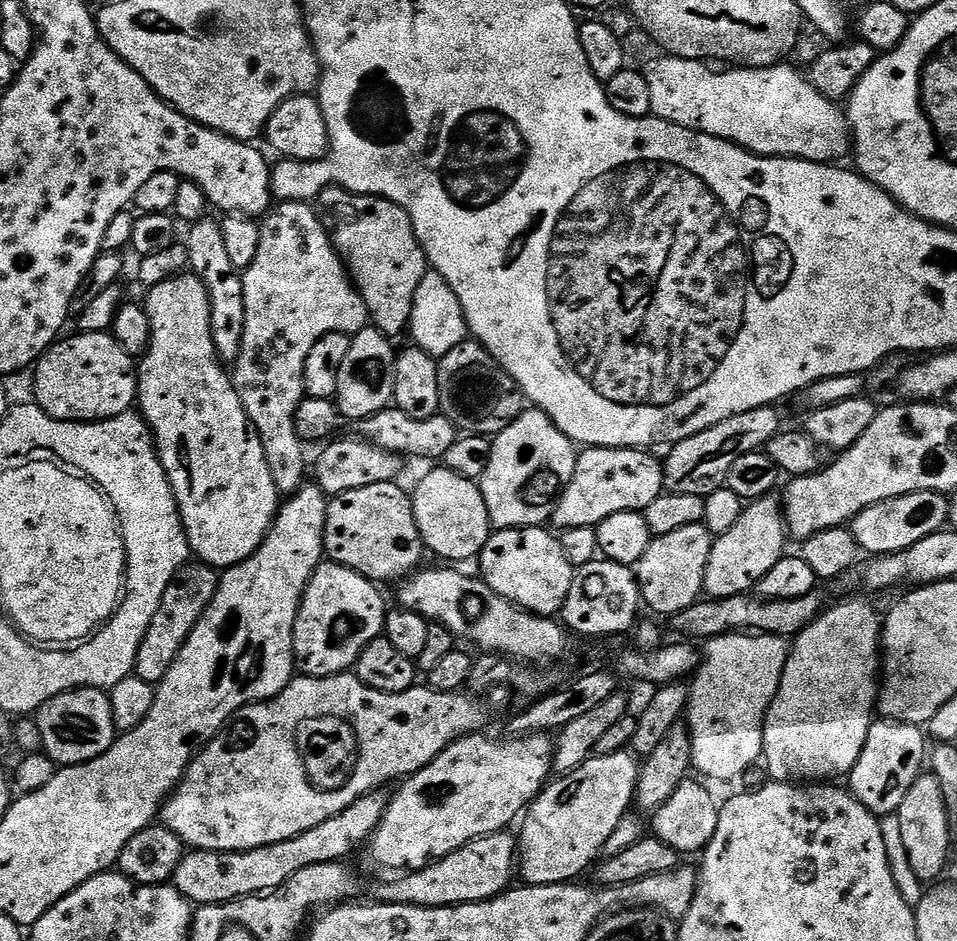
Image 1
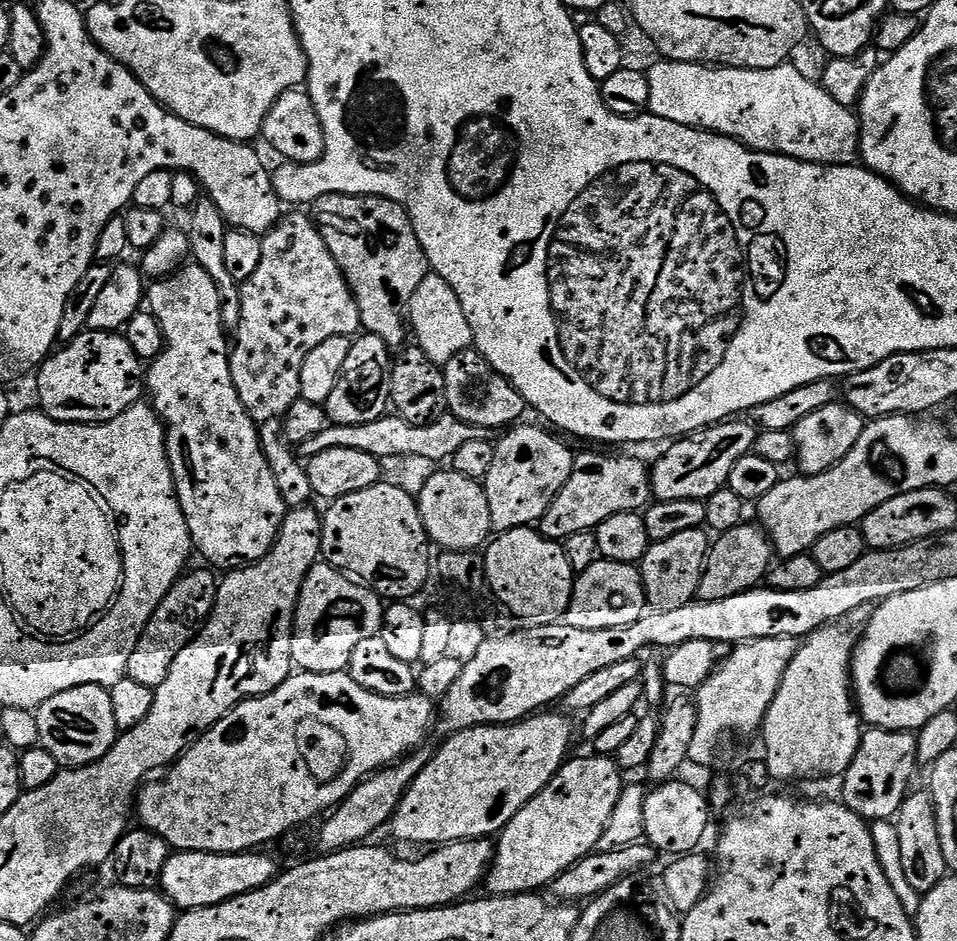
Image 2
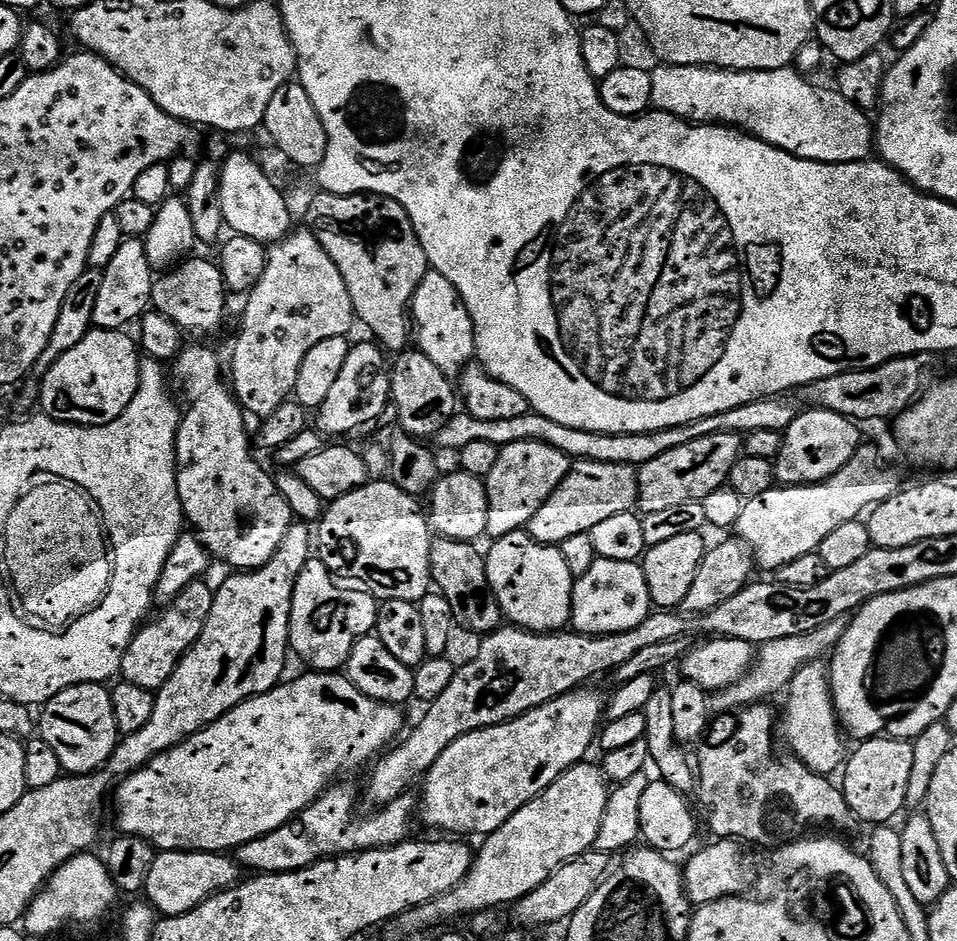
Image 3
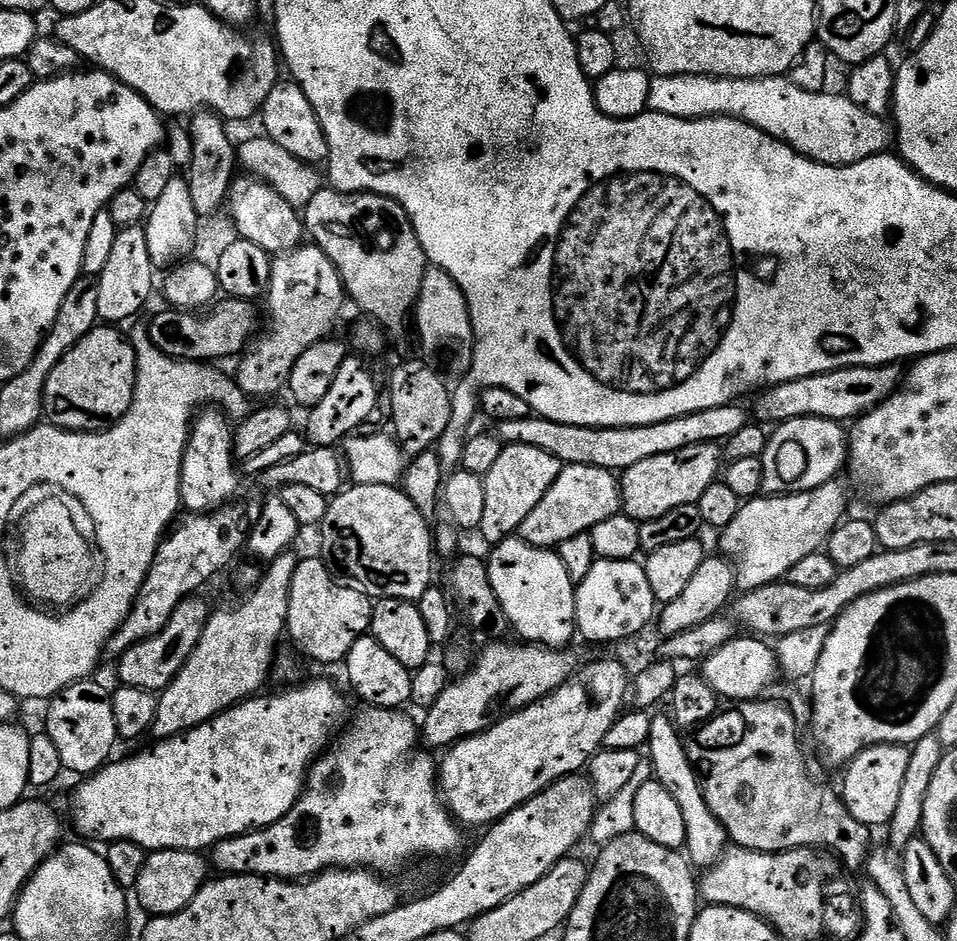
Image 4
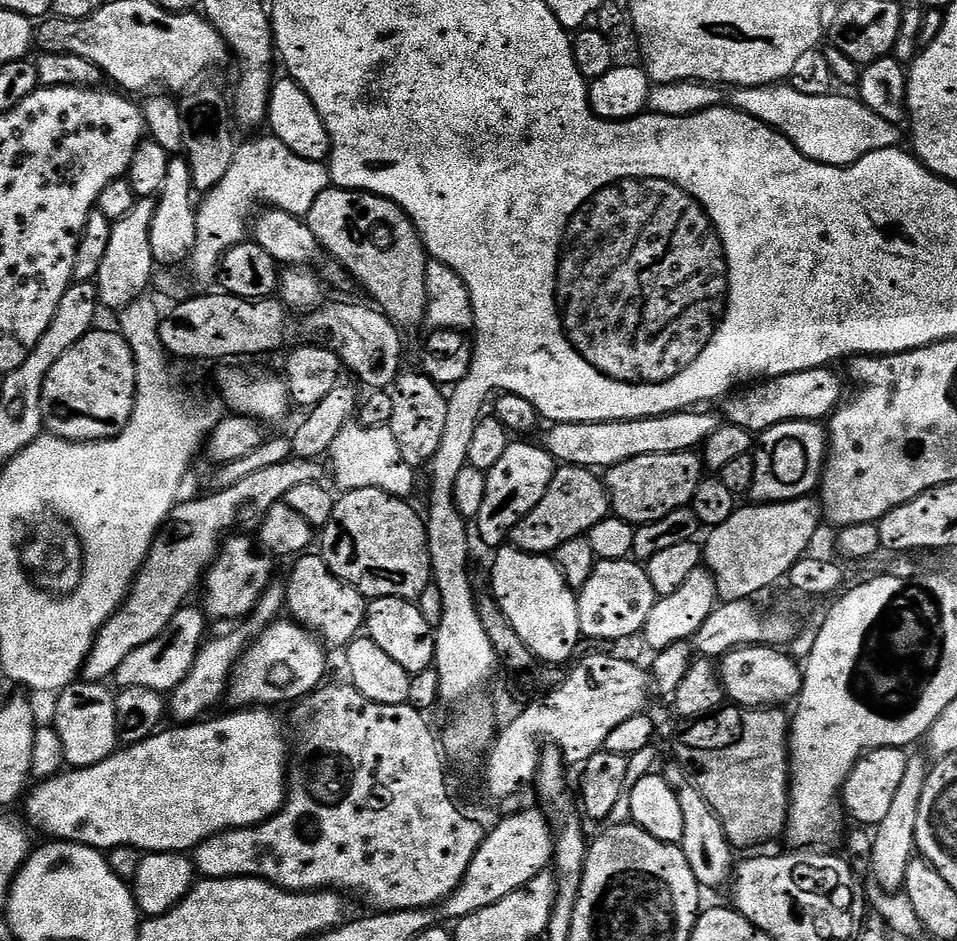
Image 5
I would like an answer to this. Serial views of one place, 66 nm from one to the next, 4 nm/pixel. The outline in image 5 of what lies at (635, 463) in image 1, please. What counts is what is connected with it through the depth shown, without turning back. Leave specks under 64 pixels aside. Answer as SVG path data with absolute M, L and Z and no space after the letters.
M566 464L557 467L546 494L542 494L542 502L538 502L538 506L534 506L534 510L530 510L530 514L526 514L518 526L514 526L510 544L523 552L552 554L558 546L562 546L562 542L587 536L591 528L598 526L598 522L609 515L608 490L604 487L603 479L595 471Z

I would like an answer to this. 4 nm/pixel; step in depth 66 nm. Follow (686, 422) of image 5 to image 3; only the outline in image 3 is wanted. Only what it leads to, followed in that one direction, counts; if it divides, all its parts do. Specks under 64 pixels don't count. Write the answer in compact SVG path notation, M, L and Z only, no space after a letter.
M766 396L763 400L734 406L734 410L719 412L710 418L702 418L677 428L667 428L646 434L602 434L590 430L578 430L574 426L562 426L562 422L554 422L531 410L522 414L522 418L501 418L498 422L482 422L482 418L474 418L460 410L450 418L450 422L446 422L446 426L442 426L440 432L436 433L434 443L438 447L456 454L459 453L462 446L467 446L470 442L494 442L503 446L514 442L533 440L542 442L546 446L554 446L554 450L566 454L569 461L572 462L589 460L603 464L639 466L650 462L650 458L658 458L658 454L666 454L666 450L674 450L678 446L686 446L686 442L694 442L694 438L706 438L706 434L718 434L719 432L747 434L754 430L774 430L783 434L802 411L801 405L798 406L794 401L788 399L792 398Z

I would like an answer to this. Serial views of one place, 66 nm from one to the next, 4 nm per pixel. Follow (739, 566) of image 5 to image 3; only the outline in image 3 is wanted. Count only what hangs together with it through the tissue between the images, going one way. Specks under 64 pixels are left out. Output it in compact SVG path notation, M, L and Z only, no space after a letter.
M864 446L853 460L838 470L838 474L822 482L774 486L766 490L766 494L750 498L734 532L748 545L752 559L759 567L761 564L764 568L775 570L786 566L786 562L794 562L794 558L802 558L802 554L817 551L838 526L860 520L869 509L886 502L901 487L899 474L892 468L883 468L879 454Z

